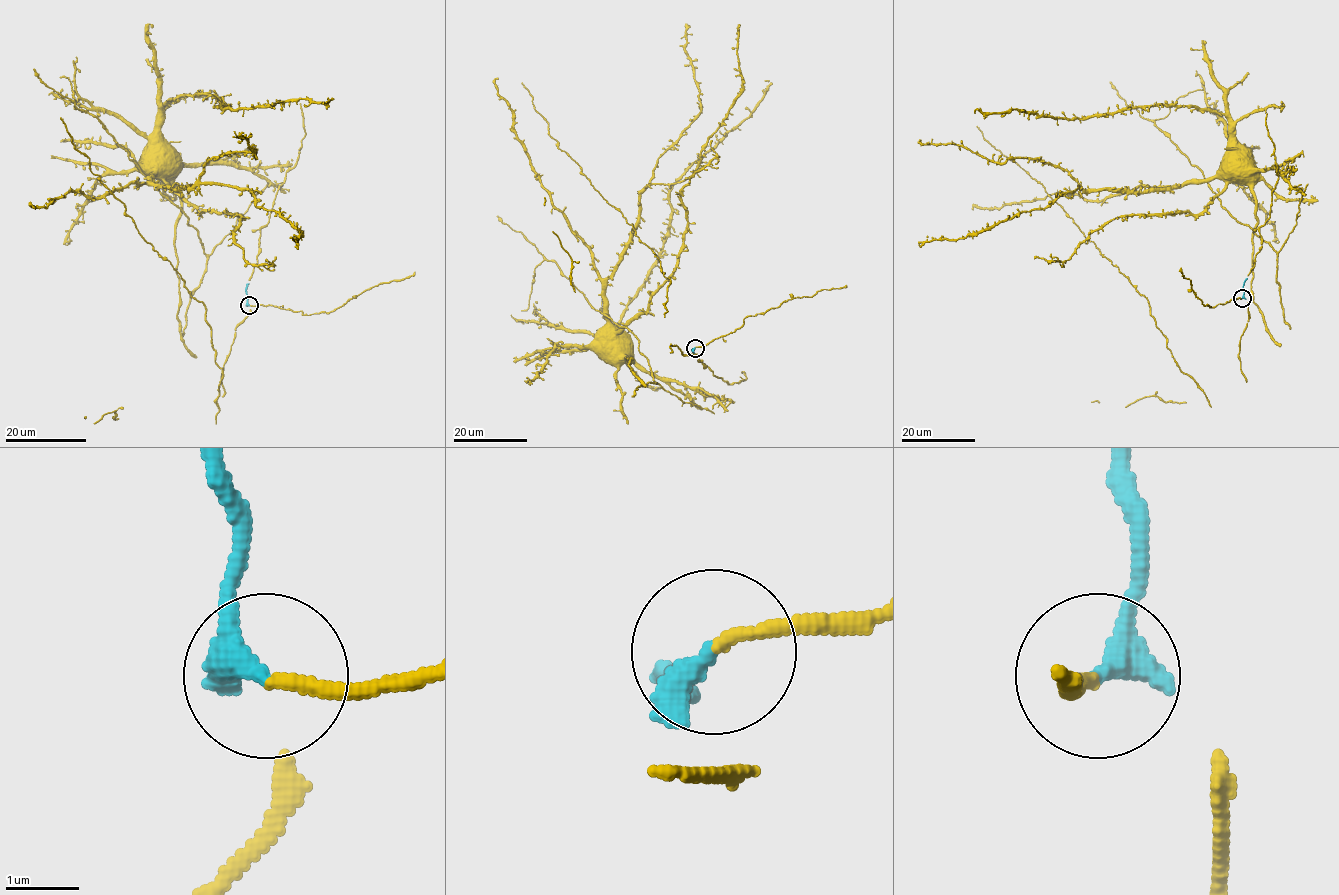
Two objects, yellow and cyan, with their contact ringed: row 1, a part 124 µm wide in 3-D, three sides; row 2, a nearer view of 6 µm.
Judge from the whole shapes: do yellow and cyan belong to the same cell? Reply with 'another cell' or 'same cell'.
same cell

